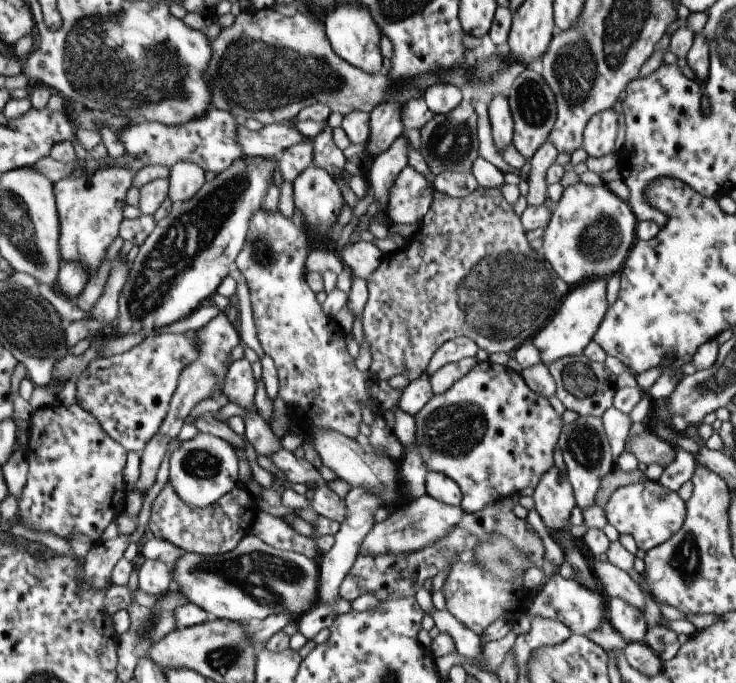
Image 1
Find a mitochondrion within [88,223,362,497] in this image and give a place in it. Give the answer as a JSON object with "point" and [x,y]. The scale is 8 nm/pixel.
{"point":[201,464]}

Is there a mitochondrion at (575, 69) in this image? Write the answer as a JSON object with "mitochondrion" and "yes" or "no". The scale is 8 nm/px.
{"mitochondrion":"yes"}

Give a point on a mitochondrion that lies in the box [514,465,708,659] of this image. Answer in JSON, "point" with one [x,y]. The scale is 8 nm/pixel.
{"point":[685,562]}

